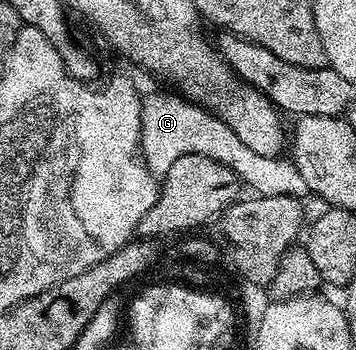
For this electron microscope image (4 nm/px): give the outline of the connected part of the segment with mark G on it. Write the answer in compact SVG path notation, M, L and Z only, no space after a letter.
M146 93L140 105L141 162L156 177L162 177L175 160L183 155L206 155L234 170L241 182L252 187L259 196L290 196L301 198L304 180L295 164L286 157L262 156L249 149L224 120L203 106L183 96L168 93Z

